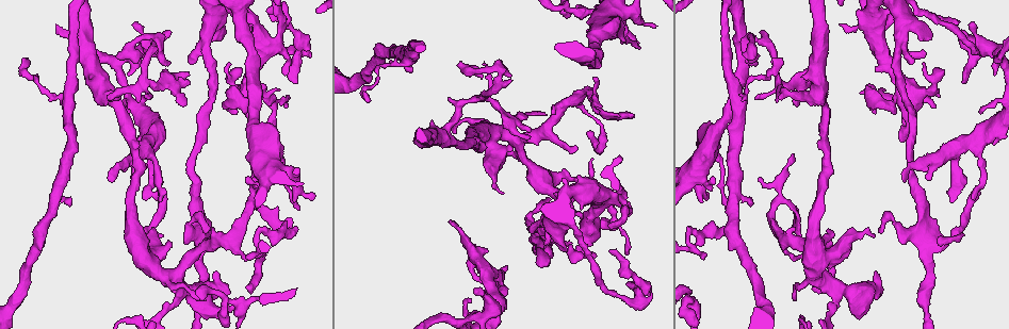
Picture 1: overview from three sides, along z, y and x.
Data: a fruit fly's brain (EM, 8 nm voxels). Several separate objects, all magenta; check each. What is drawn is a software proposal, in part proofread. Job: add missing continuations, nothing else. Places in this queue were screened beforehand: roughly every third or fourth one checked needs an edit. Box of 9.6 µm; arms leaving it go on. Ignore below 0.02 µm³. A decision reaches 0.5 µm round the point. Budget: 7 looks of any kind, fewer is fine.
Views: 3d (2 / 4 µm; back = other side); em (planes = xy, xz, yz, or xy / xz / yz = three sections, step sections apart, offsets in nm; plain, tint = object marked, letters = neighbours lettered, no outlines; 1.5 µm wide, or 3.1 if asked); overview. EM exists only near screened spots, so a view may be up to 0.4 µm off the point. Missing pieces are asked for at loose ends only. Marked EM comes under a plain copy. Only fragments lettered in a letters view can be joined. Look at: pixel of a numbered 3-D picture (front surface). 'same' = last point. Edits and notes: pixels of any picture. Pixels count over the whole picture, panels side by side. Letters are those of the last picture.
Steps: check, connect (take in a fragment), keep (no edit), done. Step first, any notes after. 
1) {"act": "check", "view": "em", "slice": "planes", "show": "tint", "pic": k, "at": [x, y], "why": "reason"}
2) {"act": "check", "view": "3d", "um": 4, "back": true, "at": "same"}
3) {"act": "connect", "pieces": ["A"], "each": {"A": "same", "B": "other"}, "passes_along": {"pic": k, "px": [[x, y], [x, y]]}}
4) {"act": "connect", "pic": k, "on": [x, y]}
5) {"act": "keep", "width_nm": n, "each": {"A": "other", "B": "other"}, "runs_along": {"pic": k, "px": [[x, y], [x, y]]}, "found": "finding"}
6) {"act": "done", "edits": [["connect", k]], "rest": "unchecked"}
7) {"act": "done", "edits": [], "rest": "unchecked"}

{"act": "check", "view": "em", "slice": "yz", "step": 4, "show": "letters", "pic": 1, "at": [993, 143], "why": "free end"}

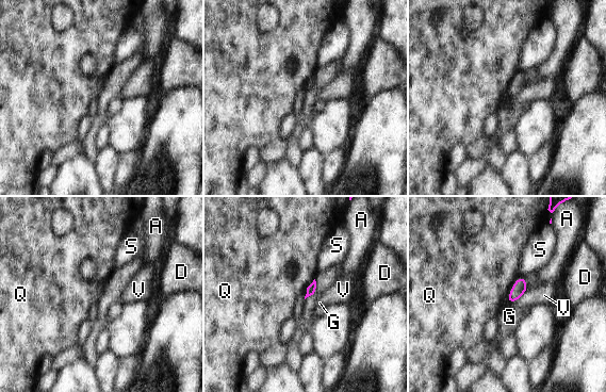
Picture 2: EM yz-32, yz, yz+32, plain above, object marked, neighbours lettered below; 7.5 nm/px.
{"act": "check", "view": "em", "slice": "xy", "step": 8, "show": "letters", "at": "same"}

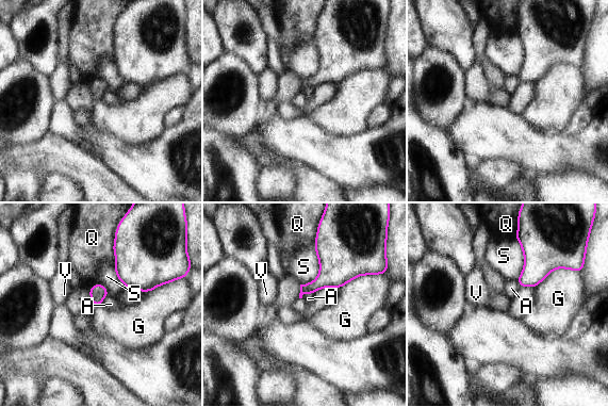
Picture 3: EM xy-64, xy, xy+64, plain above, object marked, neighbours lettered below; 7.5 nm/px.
{"act": "keep", "each": {"A": "other", "G": "other", "Q": "other", "S": "other", "V": "other"}, "border": {"pic": 3, "px": [[572, 270], [554, 269], [535, 288]]}, "found": "none of them fits"}

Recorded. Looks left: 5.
{"act": "check", "view": "3d", "um": 4, "pic": 1, "at": [832, 242], "why": "branch stops here"}

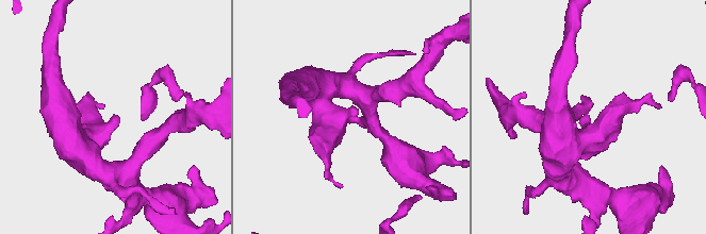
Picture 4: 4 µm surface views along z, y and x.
{"act": "check", "view": "em", "slice": "planes", "show": "letters", "pic": 4, "at": [583, 116]}

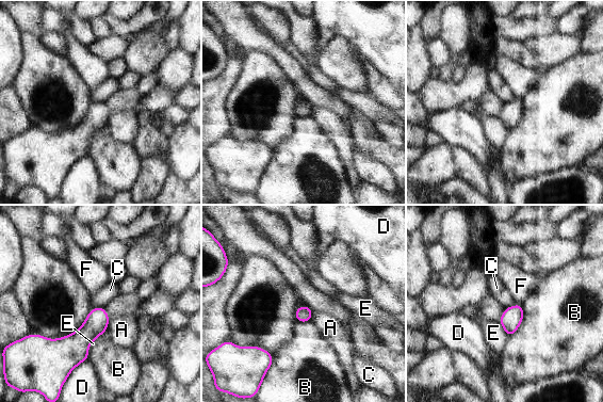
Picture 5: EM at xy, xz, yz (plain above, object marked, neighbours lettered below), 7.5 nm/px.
{"act": "keep", "each": {"A": "other", "B": "other", "C": "other", "D": "other", "E": "other", "F": "other"}, "border": {"pic": 5, "px": [[103, 306], [93, 308]]}, "found": "none of them fits"}

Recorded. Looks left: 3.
{"act": "check", "view": "em", "slice": "xz", "step": 4, "show": "letters", "pic": 1, "at": [794, 300], "why": "thin end"}

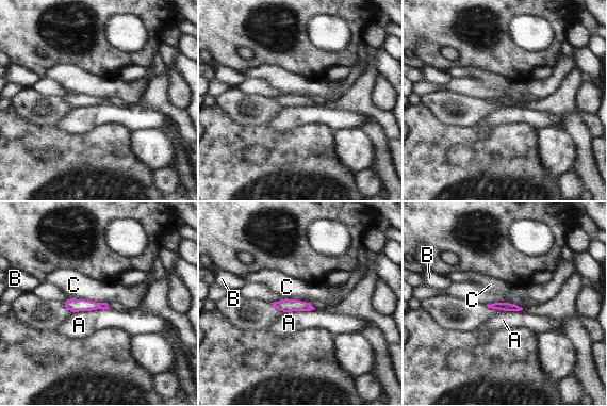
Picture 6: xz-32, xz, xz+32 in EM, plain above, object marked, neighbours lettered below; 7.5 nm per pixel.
{"act": "keep", "longest_contact_nm": ["C", 300], "each": {"A": "other", "B": "other", "C": "other"}, "found": "no lettered fragment goes on from it"}

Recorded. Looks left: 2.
{"act": "done", "edits": [], "rest": "unchecked"}

